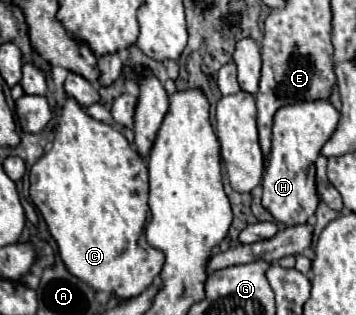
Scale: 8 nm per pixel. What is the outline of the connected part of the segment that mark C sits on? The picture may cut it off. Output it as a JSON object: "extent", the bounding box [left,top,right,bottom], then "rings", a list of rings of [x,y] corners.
{"extent":[29,97,165,299],"rings":[[[67,97],[61,115],[57,117],[57,131],[51,149],[29,171],[29,197],[41,211],[53,239],[59,245],[59,255],[67,269],[97,291],[111,291],[121,299],[131,299],[143,293],[161,273],[165,255],[145,241],[147,223],[147,163],[129,145],[123,133],[111,125],[93,119],[85,107],[73,97]]]}

